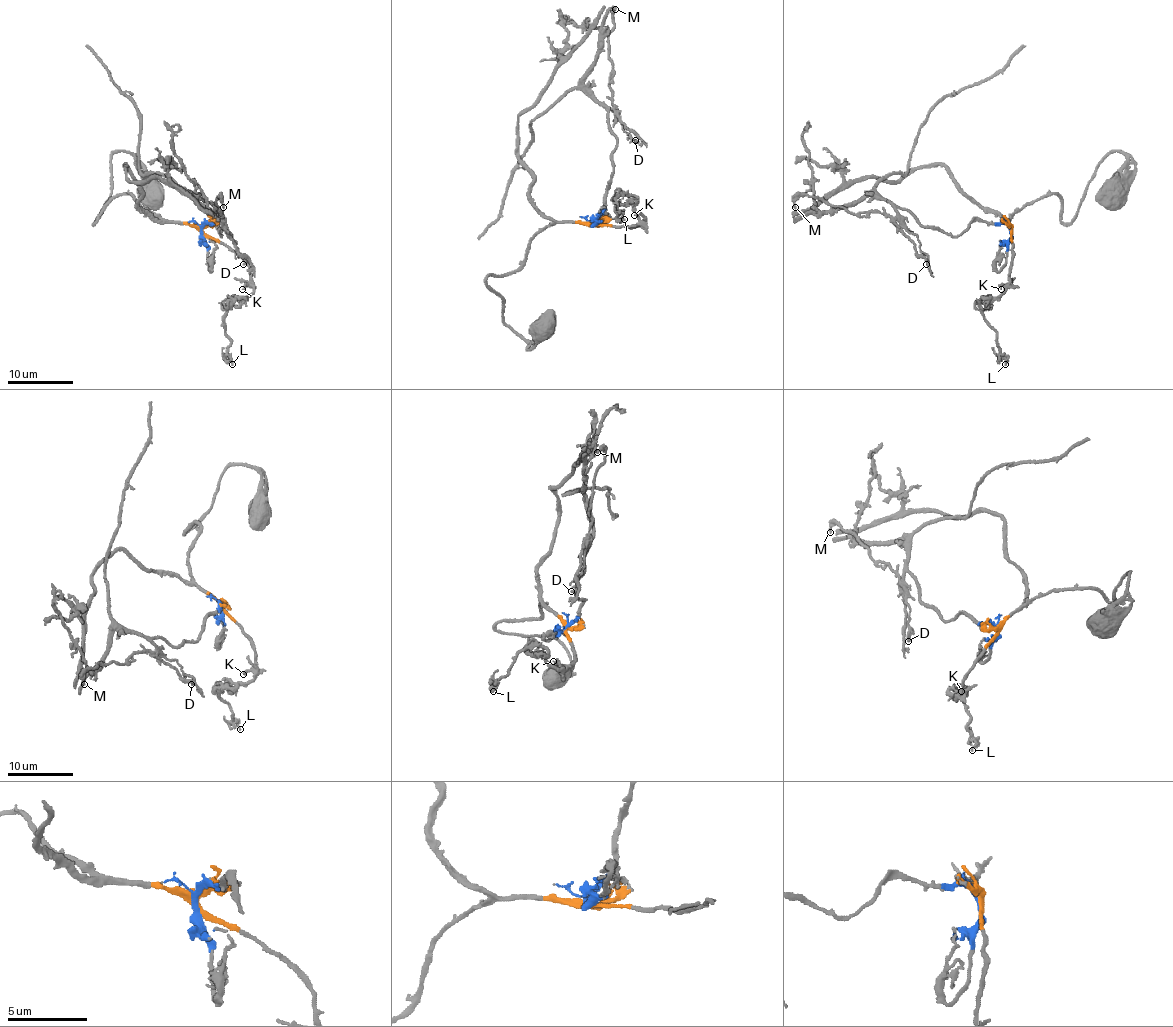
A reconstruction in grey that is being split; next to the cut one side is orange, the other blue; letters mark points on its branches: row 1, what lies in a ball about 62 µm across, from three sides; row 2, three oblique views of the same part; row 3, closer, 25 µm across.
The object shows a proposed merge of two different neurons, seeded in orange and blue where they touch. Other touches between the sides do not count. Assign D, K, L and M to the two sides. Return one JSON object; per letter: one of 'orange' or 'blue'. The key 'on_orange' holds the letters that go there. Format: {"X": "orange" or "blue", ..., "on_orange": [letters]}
{"D": "blue", "K": "orange", "L": "orange", "M": "blue", "on_orange": ["K", "L"]}

